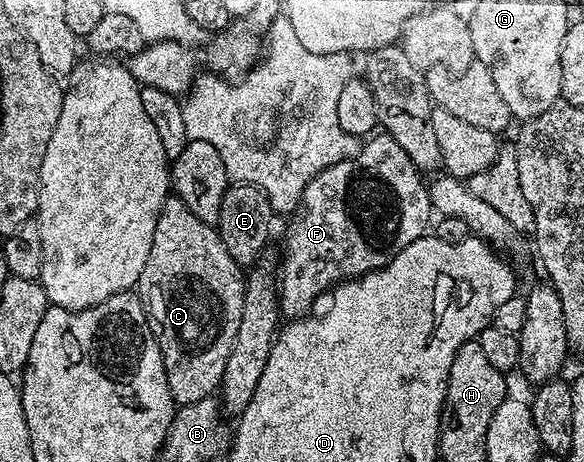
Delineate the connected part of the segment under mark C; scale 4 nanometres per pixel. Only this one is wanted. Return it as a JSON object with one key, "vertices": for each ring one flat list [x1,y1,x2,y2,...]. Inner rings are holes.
{"vertices":[[177,197,166,198,156,221,156,237,152,237,148,261,144,261,144,273,140,273,136,284,136,294,148,312,148,322,162,354,168,389,172,389,175,404,211,398,221,388,224,365,228,365,228,353,232,353,236,329,240,329,245,292,243,268,238,266,232,253,224,249,224,241,217,230,200,221,184,201]]}

